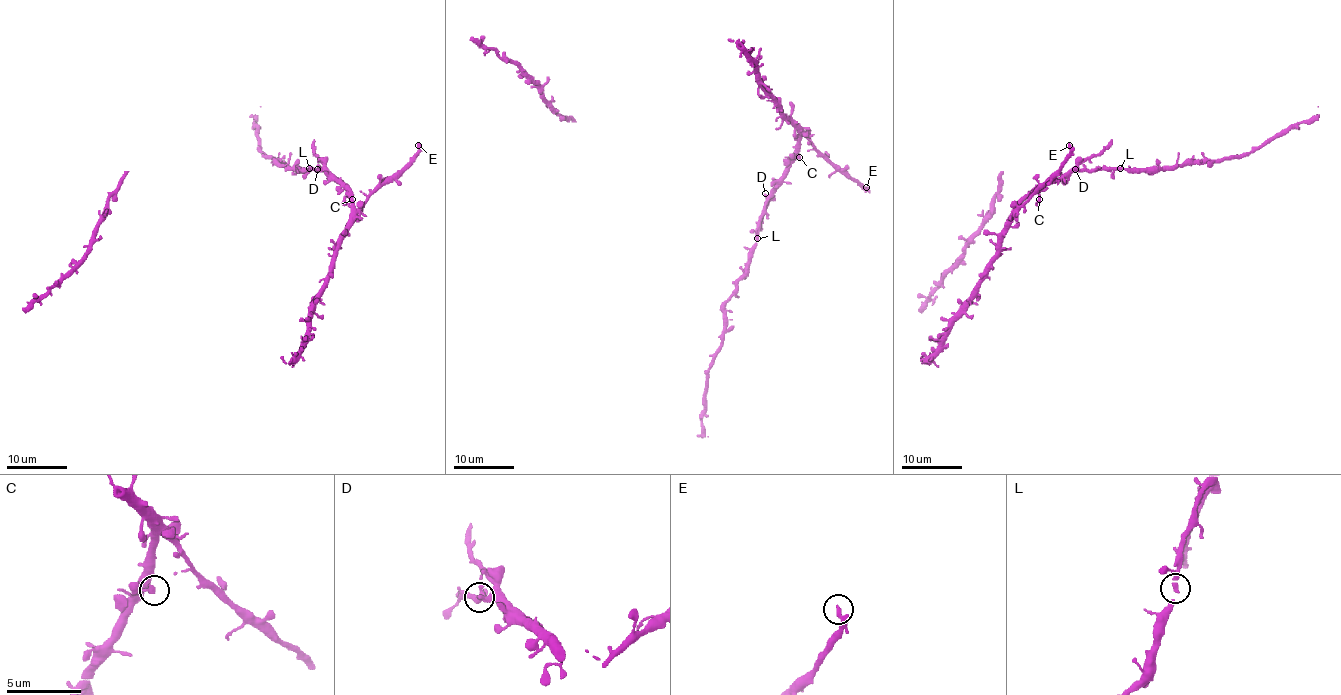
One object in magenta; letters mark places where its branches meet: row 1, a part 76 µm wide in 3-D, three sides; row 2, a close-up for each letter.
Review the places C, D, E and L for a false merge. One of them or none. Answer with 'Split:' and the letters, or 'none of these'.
Split: none of these

